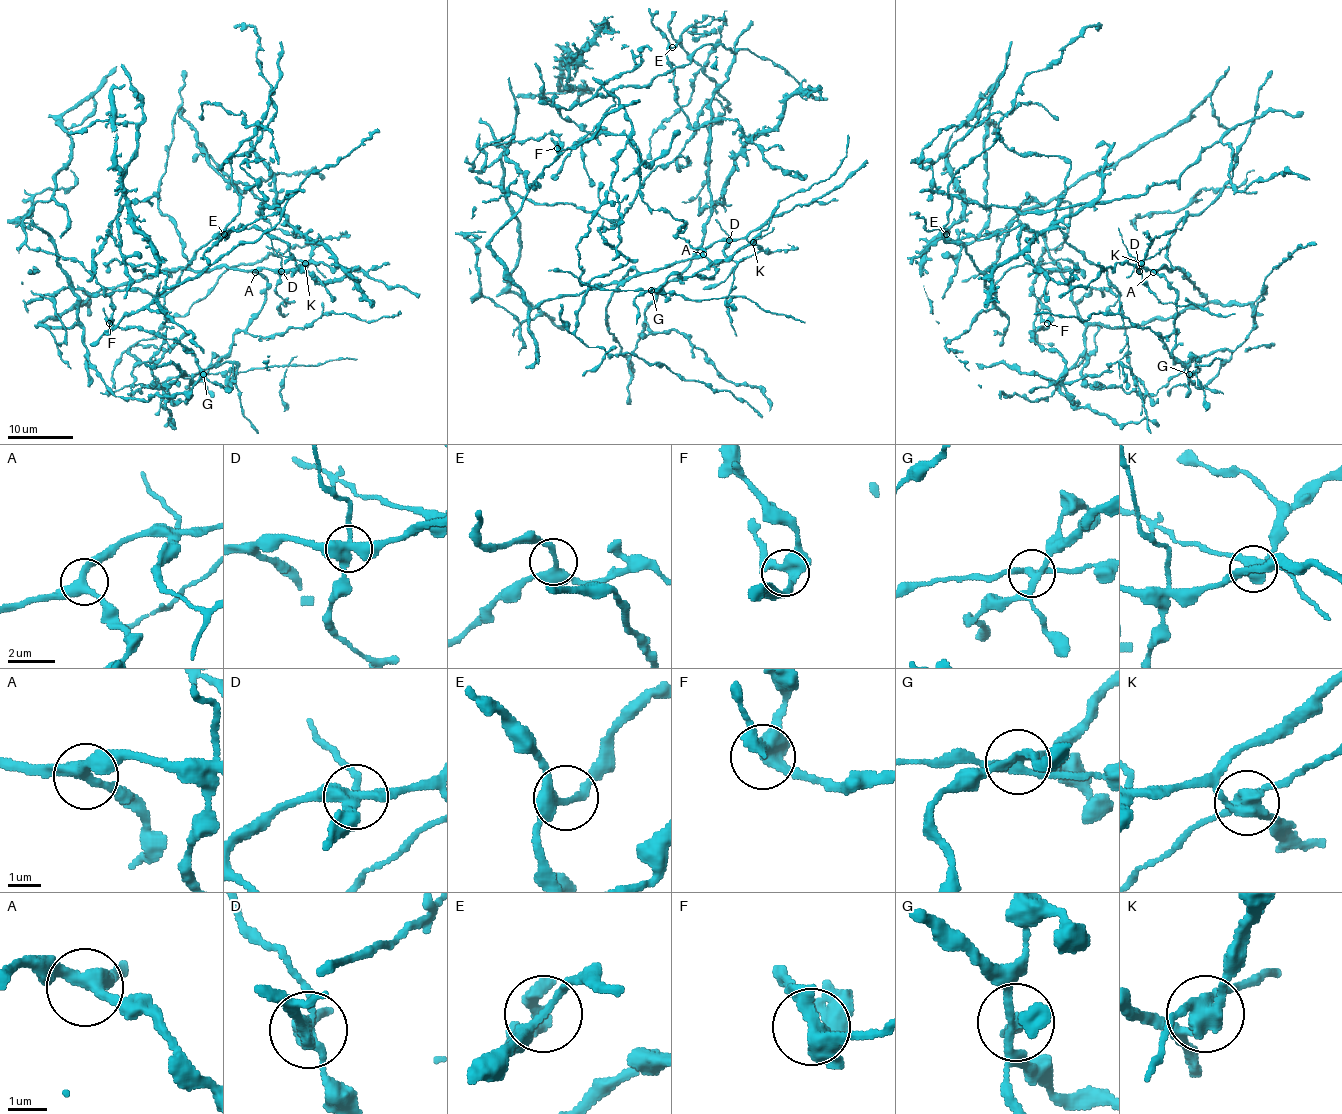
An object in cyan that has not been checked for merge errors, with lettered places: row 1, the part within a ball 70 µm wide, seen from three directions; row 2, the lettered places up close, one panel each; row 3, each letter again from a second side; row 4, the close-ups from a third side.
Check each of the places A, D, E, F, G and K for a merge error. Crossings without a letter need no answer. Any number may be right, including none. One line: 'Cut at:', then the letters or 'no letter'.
Cut at: D, G, K

